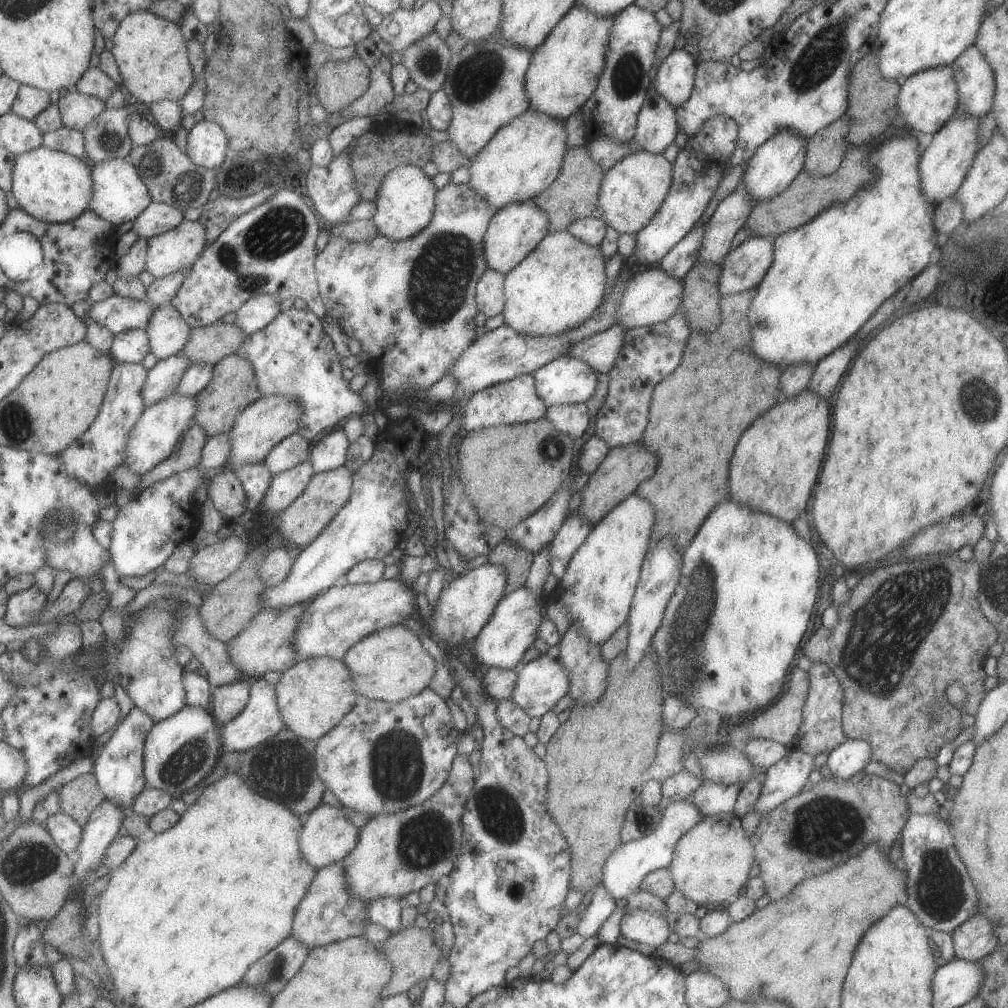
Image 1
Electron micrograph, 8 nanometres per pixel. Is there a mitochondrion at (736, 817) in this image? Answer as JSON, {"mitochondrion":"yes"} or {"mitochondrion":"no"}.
{"mitochondrion":"no"}

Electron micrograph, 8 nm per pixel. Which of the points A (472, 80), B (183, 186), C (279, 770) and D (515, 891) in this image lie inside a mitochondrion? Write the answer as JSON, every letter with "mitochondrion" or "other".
{"A":"mitochondrion","B":"mitochondrion","C":"mitochondrion","D":"other"}

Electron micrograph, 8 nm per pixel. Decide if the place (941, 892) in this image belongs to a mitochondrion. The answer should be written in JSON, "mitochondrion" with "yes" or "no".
{"mitochondrion":"yes"}

